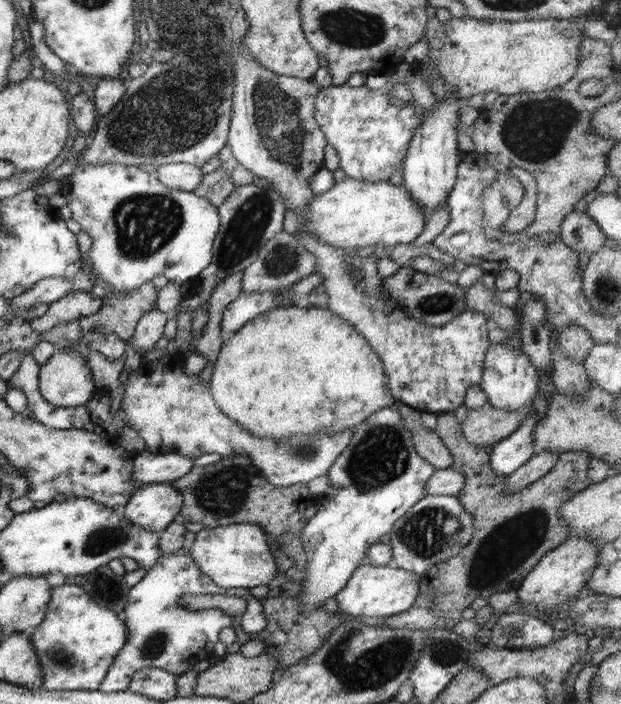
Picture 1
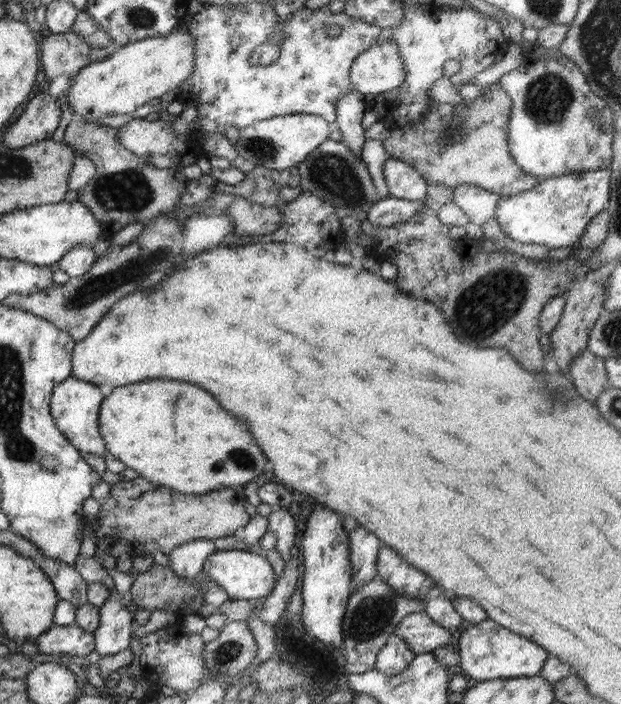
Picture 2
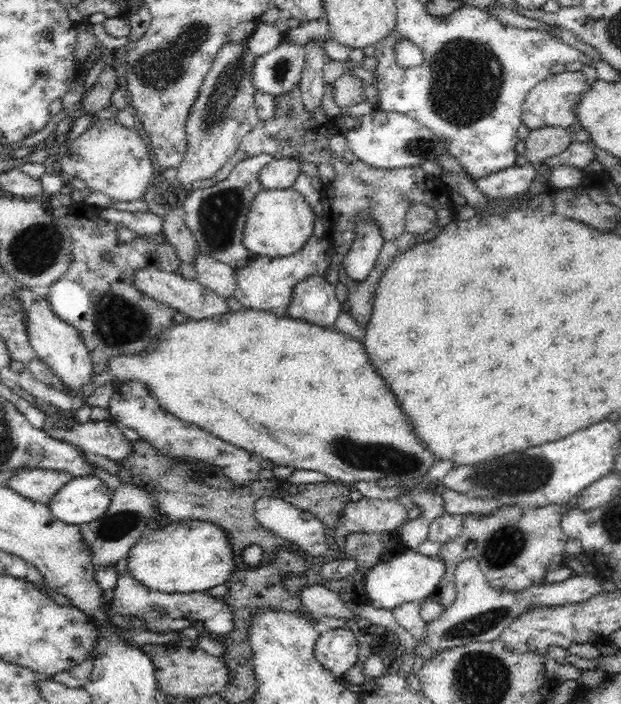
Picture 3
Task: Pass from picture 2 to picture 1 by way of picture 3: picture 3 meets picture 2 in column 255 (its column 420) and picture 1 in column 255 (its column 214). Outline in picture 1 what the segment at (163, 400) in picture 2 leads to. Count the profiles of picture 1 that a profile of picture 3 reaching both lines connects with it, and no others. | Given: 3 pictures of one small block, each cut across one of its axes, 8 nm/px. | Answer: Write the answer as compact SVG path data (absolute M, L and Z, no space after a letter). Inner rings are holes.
M282 305L245 323L225 339L208 383L218 409L252 436L284 440L297 434L334 434L352 429L396 400L387 387L382 360L356 329L328 308Z

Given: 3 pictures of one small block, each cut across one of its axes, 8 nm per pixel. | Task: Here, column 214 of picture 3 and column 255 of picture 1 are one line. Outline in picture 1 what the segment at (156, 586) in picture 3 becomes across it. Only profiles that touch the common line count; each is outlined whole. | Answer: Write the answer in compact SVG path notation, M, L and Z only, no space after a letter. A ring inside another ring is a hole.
M256 523L204 527L195 534L189 555L194 564L222 588L251 589L254 586L268 585L272 577L280 572L268 547L267 534Z

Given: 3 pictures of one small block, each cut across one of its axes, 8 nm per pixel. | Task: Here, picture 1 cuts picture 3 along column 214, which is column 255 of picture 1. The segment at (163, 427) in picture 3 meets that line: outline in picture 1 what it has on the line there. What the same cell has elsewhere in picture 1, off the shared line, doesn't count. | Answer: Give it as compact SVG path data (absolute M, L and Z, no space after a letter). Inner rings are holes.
M166 354L164 359L142 363L128 376L121 402L122 413L127 426L144 439L146 451L154 454L177 452L193 459L212 452L221 457L247 456L271 486L289 487L328 475L335 460L350 444L354 428L334 434L297 434L284 440L252 436L218 409L208 383L201 381L200 374L193 377L185 374L184 361L183 354Z

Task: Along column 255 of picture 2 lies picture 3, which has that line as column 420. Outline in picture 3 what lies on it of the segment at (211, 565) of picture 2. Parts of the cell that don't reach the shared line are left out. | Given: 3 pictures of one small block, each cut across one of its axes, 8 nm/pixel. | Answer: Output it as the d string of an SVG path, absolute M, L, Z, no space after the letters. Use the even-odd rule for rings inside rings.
M415 550L378 562L364 576L364 592L367 602L373 608L393 610L405 602L426 601L428 596L438 588L444 578L446 563L437 556L426 556Z

